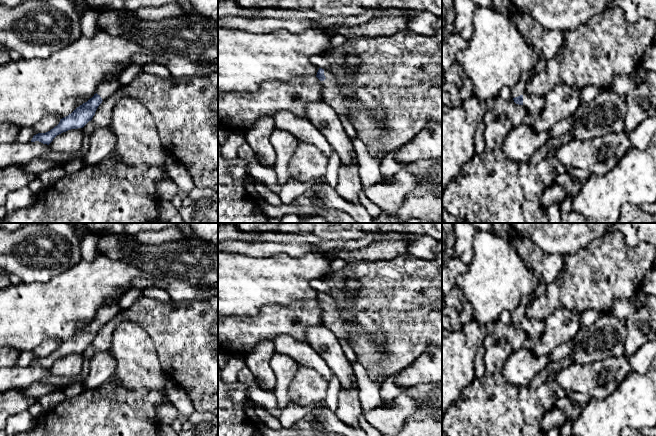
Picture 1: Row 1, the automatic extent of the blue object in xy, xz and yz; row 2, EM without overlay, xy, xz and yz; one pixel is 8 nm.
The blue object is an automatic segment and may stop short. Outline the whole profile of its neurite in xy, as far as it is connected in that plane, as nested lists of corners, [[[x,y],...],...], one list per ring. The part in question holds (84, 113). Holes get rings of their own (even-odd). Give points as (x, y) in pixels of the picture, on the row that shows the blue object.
[[[119,74],[105,78],[92,98],[77,107],[68,116],[60,119],[59,124],[50,131],[34,135],[31,142],[39,141],[49,145],[57,135],[71,129],[83,128],[92,120],[97,108],[103,100],[122,90],[124,86],[118,82],[118,76]]]

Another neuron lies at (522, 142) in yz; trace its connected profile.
[[[522,124],[508,134],[503,144],[503,151],[513,161],[527,162],[538,149],[550,140],[550,130],[535,132],[531,125]]]

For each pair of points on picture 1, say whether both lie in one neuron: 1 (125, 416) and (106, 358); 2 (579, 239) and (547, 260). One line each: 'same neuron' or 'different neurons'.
1: different neurons
2: different neurons

